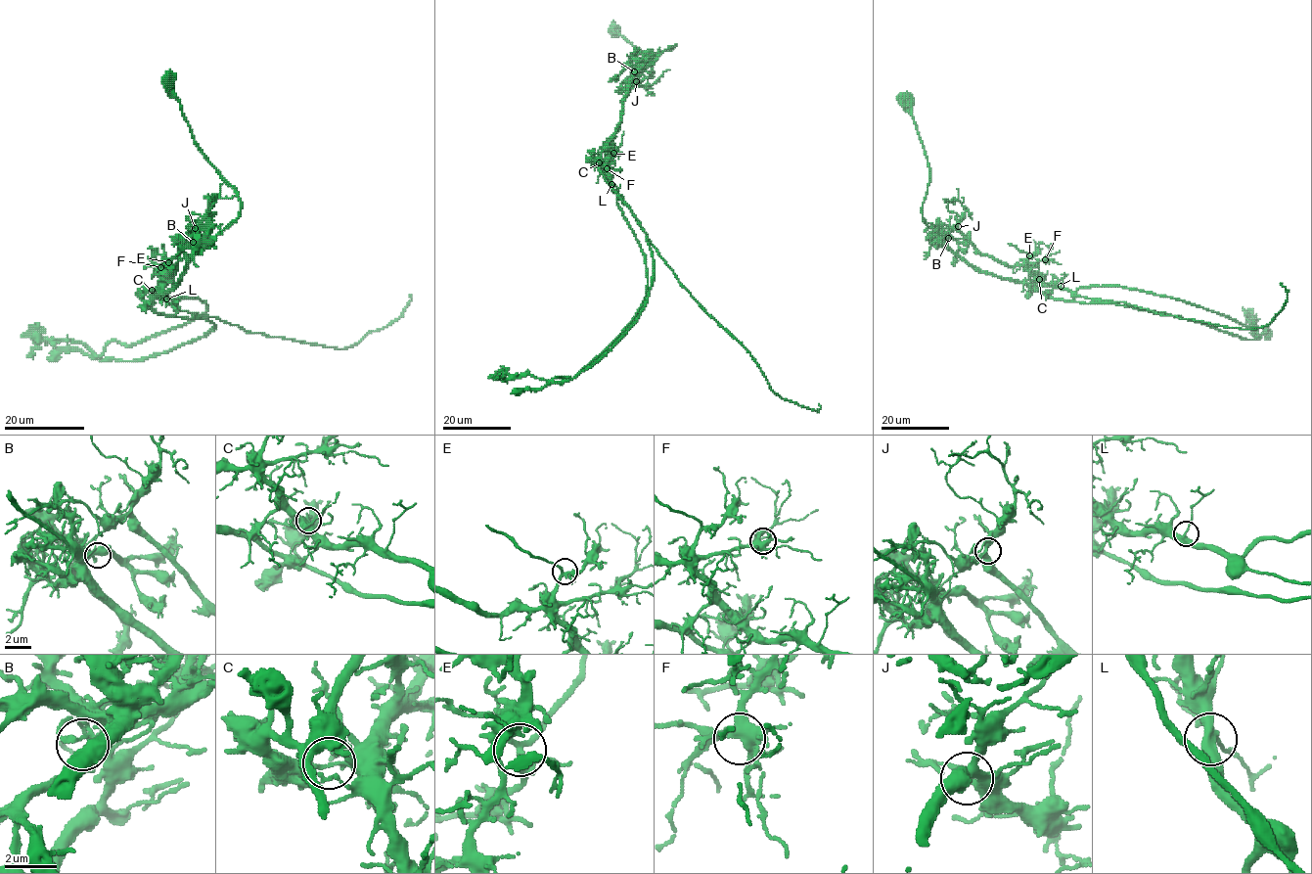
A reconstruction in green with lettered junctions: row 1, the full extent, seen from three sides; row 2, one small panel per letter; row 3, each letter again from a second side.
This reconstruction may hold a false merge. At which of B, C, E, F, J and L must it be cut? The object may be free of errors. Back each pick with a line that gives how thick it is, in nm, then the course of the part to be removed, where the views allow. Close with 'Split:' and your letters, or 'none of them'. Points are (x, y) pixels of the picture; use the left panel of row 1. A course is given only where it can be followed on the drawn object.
C: 170 nm thick; foreign part runs (151, 290), (180, 310), (215, 316), (246, 331), (346, 348), (397, 319), (411, 300), (410, 295)
Split: C

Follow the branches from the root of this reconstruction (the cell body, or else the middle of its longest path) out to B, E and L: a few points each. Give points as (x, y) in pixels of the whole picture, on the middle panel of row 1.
B: (612, 28), (615, 34), (641, 51), (659, 53), (675, 45), (634, 71)
E: (612, 28), (641, 51), (659, 53), (675, 45), (658, 54), (624, 99), (620, 124), (612, 137), (613, 153)
L: (612, 28), (641, 51), (659, 53), (675, 45), (658, 54), (624, 99), (613, 150), (606, 160), (611, 184)

